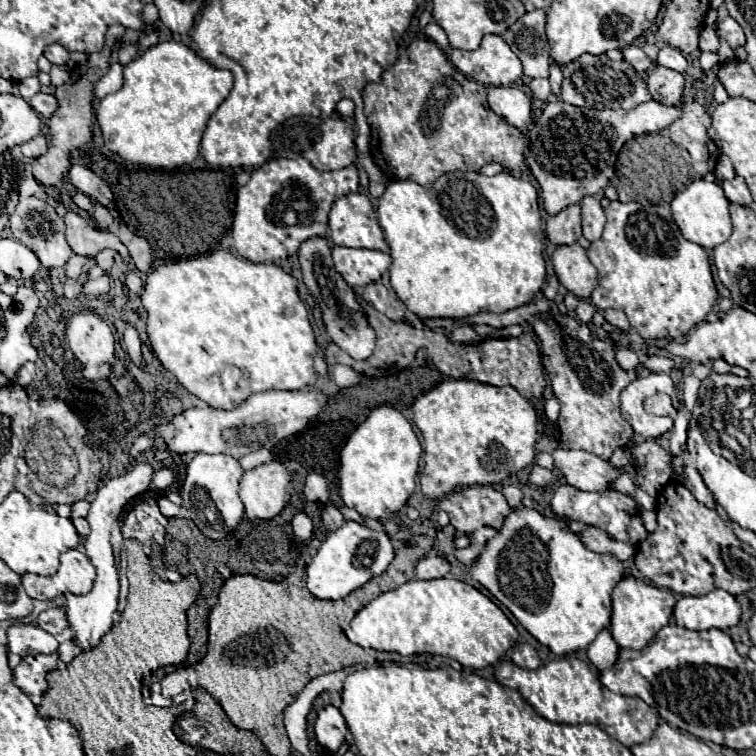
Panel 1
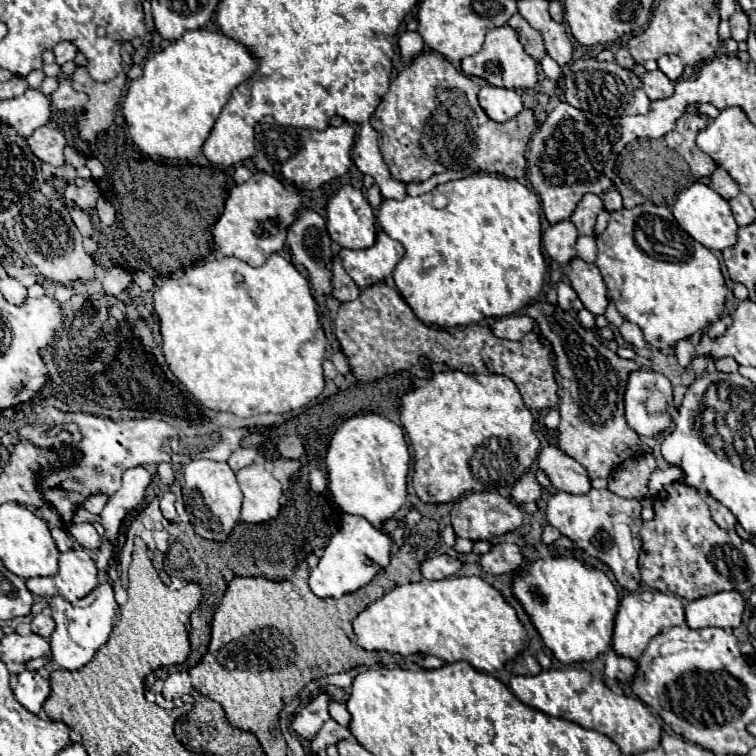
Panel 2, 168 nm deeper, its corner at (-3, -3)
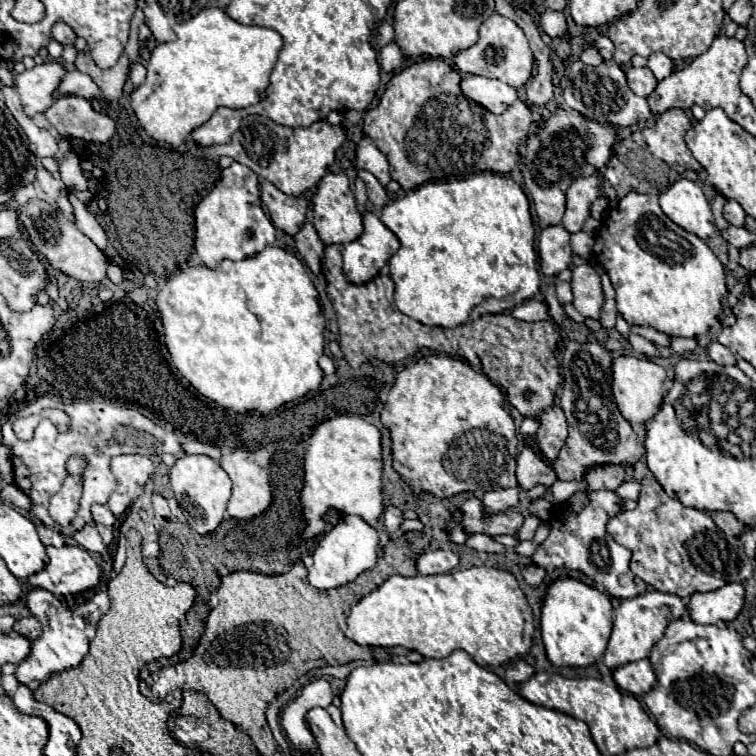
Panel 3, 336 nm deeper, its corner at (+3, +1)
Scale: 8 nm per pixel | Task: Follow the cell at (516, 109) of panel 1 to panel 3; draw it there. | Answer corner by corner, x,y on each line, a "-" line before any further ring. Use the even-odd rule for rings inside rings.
475,74
465,76
461,80
461,92
493,114
505,112
517,100
517,90
511,88
509,84
495,78
475,76

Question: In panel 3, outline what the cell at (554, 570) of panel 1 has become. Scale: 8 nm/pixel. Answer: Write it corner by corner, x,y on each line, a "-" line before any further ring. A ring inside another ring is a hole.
571,578
557,580
549,586
541,608
541,636
551,664
571,668
587,668
595,664
607,648
611,628
613,606
603,592

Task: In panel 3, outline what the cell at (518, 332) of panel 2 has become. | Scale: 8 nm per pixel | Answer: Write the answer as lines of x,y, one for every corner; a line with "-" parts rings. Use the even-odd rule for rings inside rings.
527,300
511,310
511,316
517,320
525,322
537,322
537,320
547,320
549,318
549,308
541,300

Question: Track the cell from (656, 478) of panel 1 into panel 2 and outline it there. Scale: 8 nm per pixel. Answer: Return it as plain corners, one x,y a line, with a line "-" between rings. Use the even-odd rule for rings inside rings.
641,454
633,460
625,460
625,464
619,464
613,470
613,480
609,482
609,490
615,492
621,498
647,498
649,490
649,478
655,472
657,462
653,454

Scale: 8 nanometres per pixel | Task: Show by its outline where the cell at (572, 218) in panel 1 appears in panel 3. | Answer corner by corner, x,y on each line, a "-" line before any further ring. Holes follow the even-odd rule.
563,226
543,228
537,250
541,260
541,272
545,276
557,276
571,264
573,252
569,246
569,232

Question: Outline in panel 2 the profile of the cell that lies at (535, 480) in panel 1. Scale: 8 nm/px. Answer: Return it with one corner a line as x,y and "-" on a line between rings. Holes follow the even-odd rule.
527,472
527,474
523,474
523,476
519,478
519,482
515,484
515,488
513,488
513,492
511,492
511,500
513,500
515,504
535,502
535,500
539,500
541,492
543,492
543,488
541,488
541,484
537,482
535,474

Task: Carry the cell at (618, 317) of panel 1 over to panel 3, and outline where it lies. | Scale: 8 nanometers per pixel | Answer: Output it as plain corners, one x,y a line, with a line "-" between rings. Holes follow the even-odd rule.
631,334
631,336
629,336
629,344
633,346
633,350
637,350
637,352
645,354
647,358
657,358
657,356
659,356
657,346
655,346
653,342
645,340
645,338
643,338
643,336
639,336
639,334

